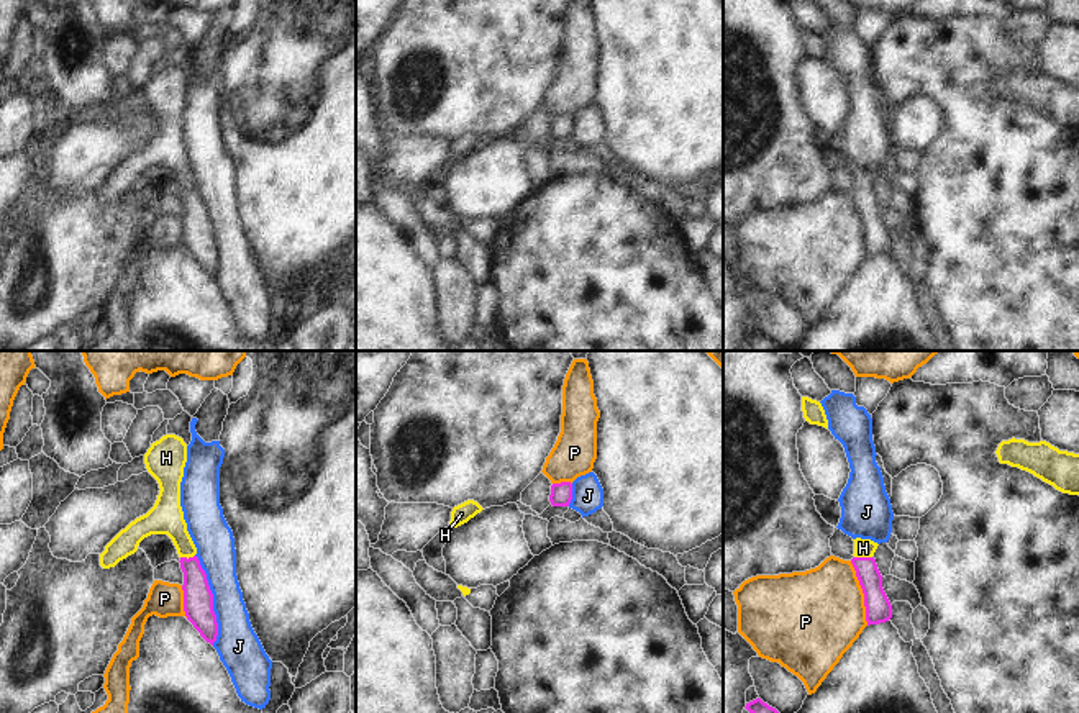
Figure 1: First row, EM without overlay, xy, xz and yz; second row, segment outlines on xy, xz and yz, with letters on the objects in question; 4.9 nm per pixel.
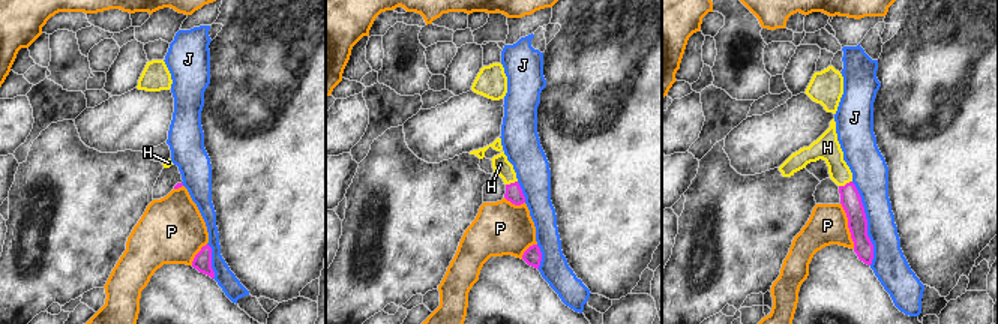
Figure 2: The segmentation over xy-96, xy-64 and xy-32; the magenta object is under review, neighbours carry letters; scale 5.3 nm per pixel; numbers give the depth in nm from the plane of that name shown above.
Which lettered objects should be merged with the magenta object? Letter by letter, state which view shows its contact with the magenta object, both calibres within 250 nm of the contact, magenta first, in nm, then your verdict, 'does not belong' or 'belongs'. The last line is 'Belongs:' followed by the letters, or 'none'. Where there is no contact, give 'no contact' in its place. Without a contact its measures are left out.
H: yz | 120/100 nm | belongs
J: xy | 140/200 nm | does not belong
P: yz | 130/440 nm | does not belong
Belongs: H

